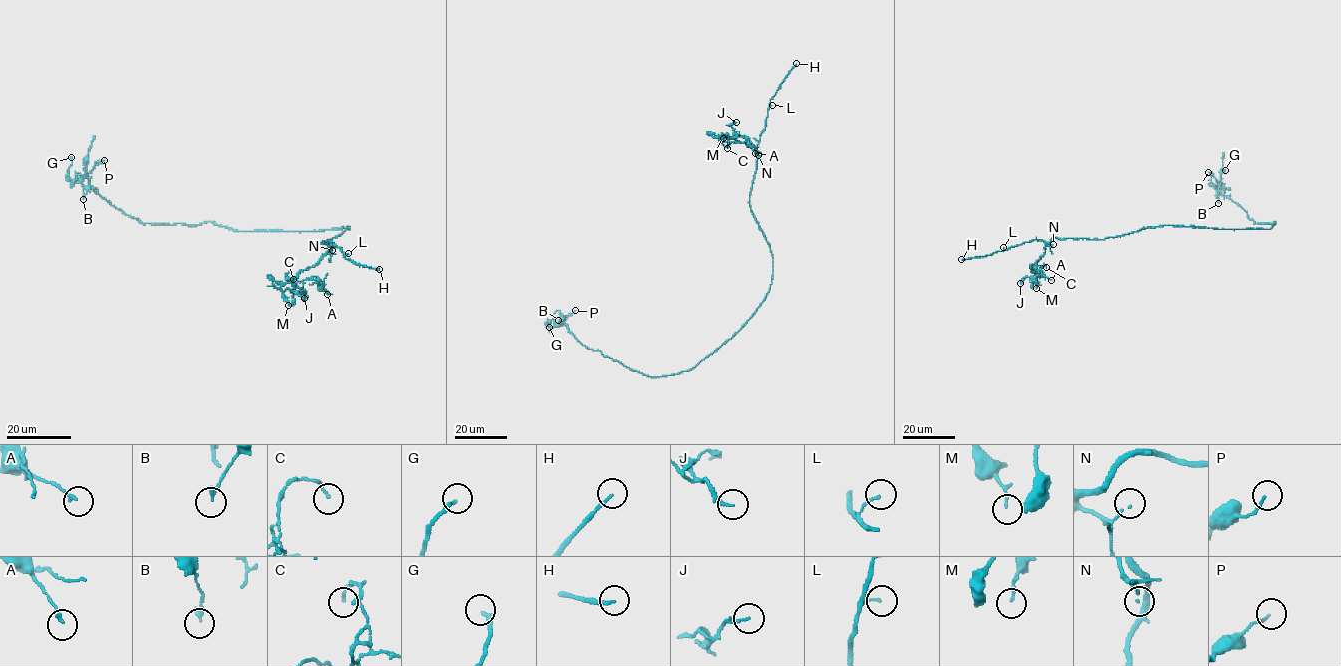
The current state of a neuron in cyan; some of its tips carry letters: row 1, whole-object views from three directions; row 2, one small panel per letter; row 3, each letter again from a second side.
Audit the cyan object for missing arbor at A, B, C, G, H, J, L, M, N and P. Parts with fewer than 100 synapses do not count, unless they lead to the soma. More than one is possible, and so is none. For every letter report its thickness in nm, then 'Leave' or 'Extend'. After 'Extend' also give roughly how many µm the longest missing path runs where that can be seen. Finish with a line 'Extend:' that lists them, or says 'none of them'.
A: Thickness 140 nm. Leave
B: Thickness 180 nm. Leave
C: Thickness 110 nm. Leave
G: Thickness 200 nm. Leave
H: Thickness 150 nm. Extend. Missing length about 50 µm
J: Thickness 120 nm. Leave
L: Thickness 110 nm. Leave
M: Thickness 120 nm. Leave
N: Thickness 80 nm. Leave
P: Thickness 110 nm. Leave
Extend: H

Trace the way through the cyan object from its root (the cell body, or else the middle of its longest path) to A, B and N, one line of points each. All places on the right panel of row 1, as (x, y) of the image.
A: (1216, 229), (1159, 225), (1103, 239), (1054, 238), (1045, 246), (1037, 268), (1033, 267), (1035, 266), (1051, 280)
B: (1216, 229), (1269, 229), (1275, 223), (1254, 223), (1245, 210), (1219, 191), (1218, 203)
N: (1216, 229), (1159, 225), (1103, 239), (1054, 238), (1046, 244), (1053, 244)

